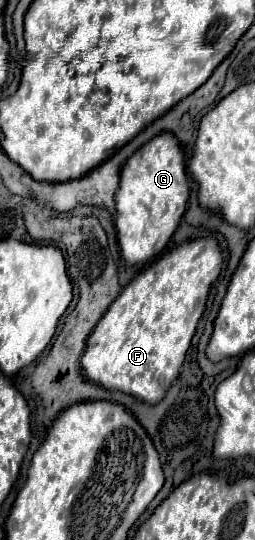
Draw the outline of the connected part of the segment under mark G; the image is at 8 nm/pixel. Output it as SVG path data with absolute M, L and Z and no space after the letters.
M159 134L143 144L123 166L117 202L117 240L127 264L145 264L159 256L173 236L189 200L189 176L185 154L173 134Z

